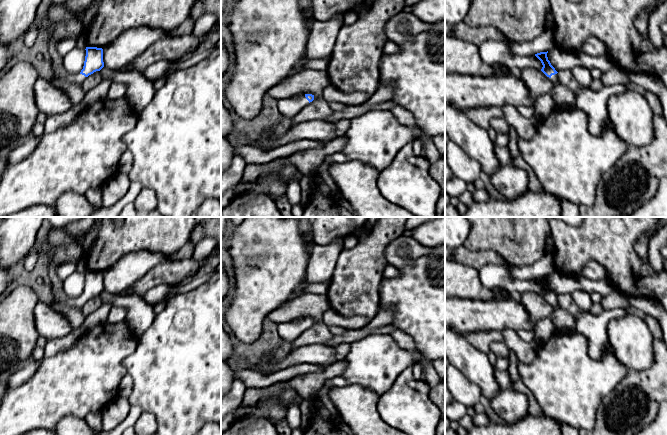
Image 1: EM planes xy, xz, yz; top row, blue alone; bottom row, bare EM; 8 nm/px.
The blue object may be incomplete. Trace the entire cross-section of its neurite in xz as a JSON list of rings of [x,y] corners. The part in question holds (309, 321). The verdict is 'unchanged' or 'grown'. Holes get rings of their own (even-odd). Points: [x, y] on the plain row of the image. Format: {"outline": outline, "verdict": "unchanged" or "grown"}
{"outline": [[[305,318],[301,322],[284,322],[277,324],[277,331],[282,340],[292,344],[299,341],[301,335],[313,324],[312,318]]], "verdict": "grown"}

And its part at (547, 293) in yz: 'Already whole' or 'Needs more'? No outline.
Needs more

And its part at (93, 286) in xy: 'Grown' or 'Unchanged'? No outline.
Grown

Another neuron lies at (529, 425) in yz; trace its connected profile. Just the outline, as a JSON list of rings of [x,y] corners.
[[[527,414],[516,423],[501,421],[477,426],[467,435],[561,435],[561,428],[553,418]]]

